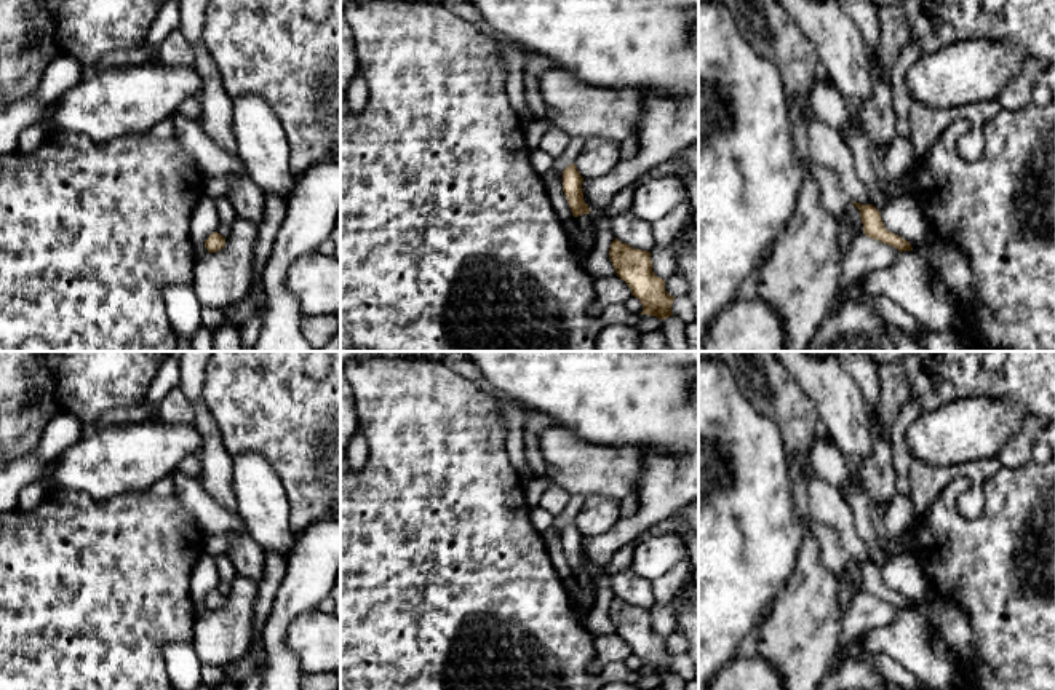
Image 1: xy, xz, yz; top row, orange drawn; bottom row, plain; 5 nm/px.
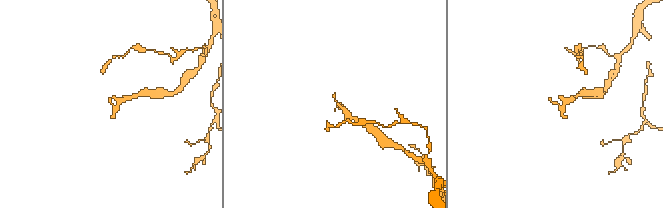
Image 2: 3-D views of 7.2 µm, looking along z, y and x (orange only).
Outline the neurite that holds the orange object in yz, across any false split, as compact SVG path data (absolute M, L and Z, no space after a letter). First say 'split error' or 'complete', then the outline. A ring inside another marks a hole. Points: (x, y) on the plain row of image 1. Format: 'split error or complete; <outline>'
complete; M855 561L855 565L860 569L862 581L863 581L863 591L868 596L878 597L884 602L894 604L900 610L903 609L913 609L910 599L903 597L902 594L889 589L881 577L881 570L873 562L860 562Z

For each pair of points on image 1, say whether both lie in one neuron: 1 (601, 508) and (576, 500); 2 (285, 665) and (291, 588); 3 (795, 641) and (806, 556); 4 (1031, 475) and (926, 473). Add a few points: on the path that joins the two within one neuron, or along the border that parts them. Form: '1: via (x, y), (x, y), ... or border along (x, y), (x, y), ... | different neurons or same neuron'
1: border along (585, 497), (573, 519) | different neurons
2: via (277, 646), (277, 623), (286, 607) | same neuron
3: via (804, 620), (806, 577) | same neuron
4: border along (1003, 467), (980, 483) | different neurons

